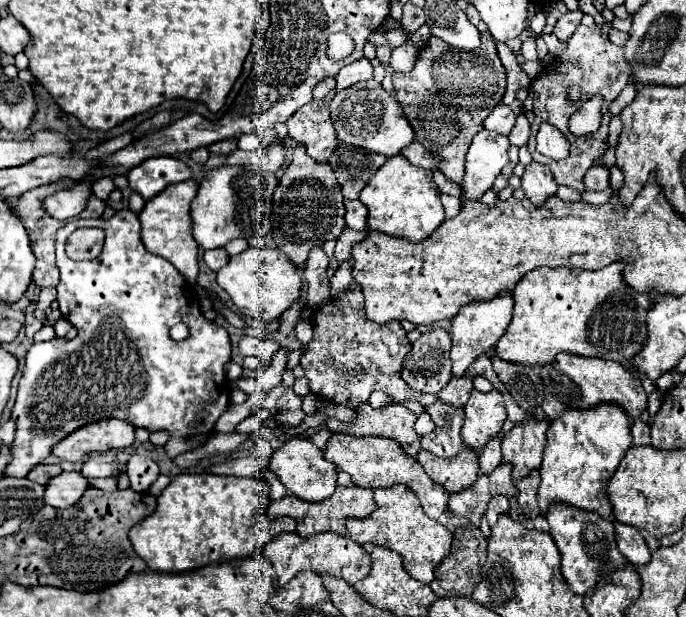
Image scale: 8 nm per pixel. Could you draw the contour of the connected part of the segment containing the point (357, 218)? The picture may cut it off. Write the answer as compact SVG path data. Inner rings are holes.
M346 199L346 225L354 231L364 231L368 227L368 209L360 199Z

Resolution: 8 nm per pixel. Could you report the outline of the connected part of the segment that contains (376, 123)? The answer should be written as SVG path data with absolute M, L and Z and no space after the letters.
M374 79L338 91L330 103L330 117L340 143L366 147L368 151L382 153L386 157L400 155L400 151L414 141L414 131L404 117L400 103Z

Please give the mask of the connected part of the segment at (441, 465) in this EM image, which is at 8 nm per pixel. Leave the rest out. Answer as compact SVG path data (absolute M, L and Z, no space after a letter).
M468 445L452 459L442 459L442 457L436 457L422 449L416 455L416 461L424 467L424 471L436 483L444 485L446 491L450 491L450 493L470 487L478 479L478 473L480 473L478 451L468 449Z

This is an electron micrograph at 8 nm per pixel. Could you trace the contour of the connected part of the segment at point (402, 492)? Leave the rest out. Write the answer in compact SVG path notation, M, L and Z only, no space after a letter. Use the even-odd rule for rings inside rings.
M392 485L388 489L374 489L374 501L376 511L368 515L366 519L348 519L348 537L352 537L356 543L374 543L380 547L388 547L402 555L404 567L410 573L410 577L430 583L434 579L434 567L450 553L452 545L452 533L438 523L436 519L430 519L420 505L420 499L416 493L412 493L406 485Z

